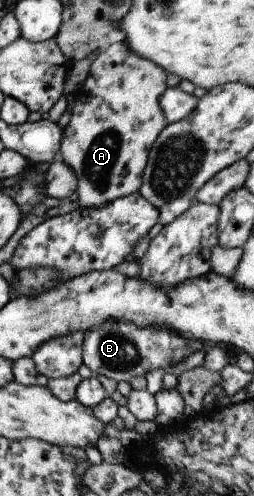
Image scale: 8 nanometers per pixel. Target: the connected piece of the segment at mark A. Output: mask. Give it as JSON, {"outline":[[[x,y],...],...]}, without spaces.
{"outline":[[[118,41],[108,46],[106,50],[99,52],[90,63],[90,69],[87,77],[80,85],[80,93],[75,94],[75,104],[70,112],[69,122],[63,125],[63,136],[60,140],[60,153],[61,158],[65,164],[68,164],[78,178],[76,193],[78,196],[78,204],[83,208],[97,208],[111,202],[113,199],[130,195],[131,193],[138,192],[140,184],[142,183],[142,172],[148,159],[148,152],[151,145],[155,142],[157,135],[165,128],[166,120],[163,111],[160,107],[161,93],[167,88],[165,86],[166,72],[157,64],[152,63],[128,49],[125,41]]]}

